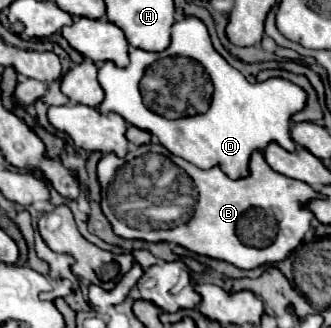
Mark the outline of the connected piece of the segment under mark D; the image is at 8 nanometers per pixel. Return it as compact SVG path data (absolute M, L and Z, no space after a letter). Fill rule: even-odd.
M187 16L171 26L171 42L163 53L157 54L157 52L131 48L131 54L129 54L131 64L127 68L117 68L113 62L105 62L99 68L99 84L105 90L105 100L101 102L99 110L103 114L115 112L123 116L129 124L151 132L171 154L195 164L197 168L207 170L207 168L219 166L233 180L245 178L249 174L251 154L255 150L265 148L269 142L279 142L279 146L287 150L295 150L295 142L291 138L291 116L305 108L307 94L303 88L283 78L269 78L265 82L251 84L239 70L235 70L213 48L207 26L195 16ZM165 56L193 58L205 66L213 82L211 106L205 114L169 120L151 112L143 104L139 82L147 66Z

